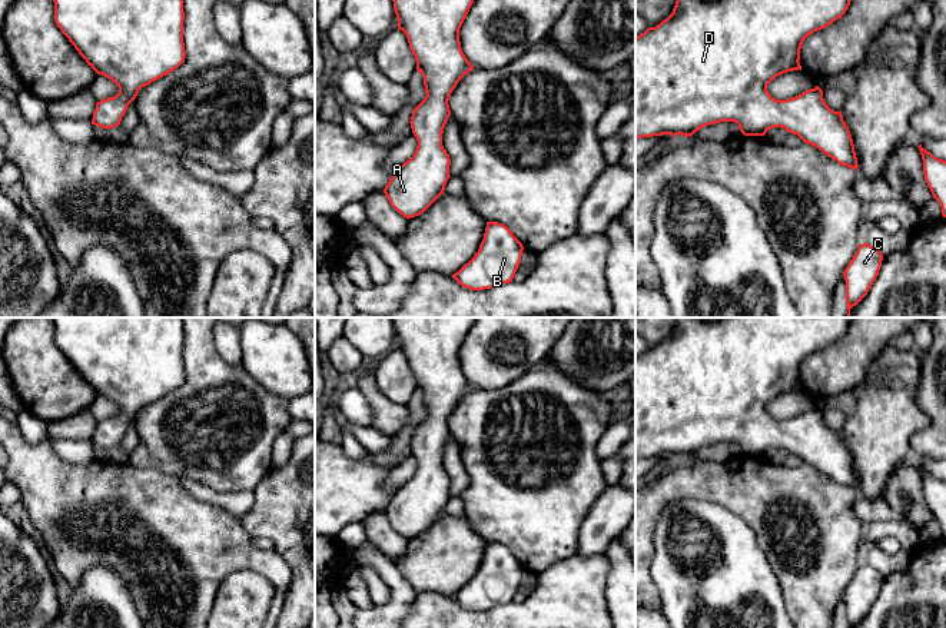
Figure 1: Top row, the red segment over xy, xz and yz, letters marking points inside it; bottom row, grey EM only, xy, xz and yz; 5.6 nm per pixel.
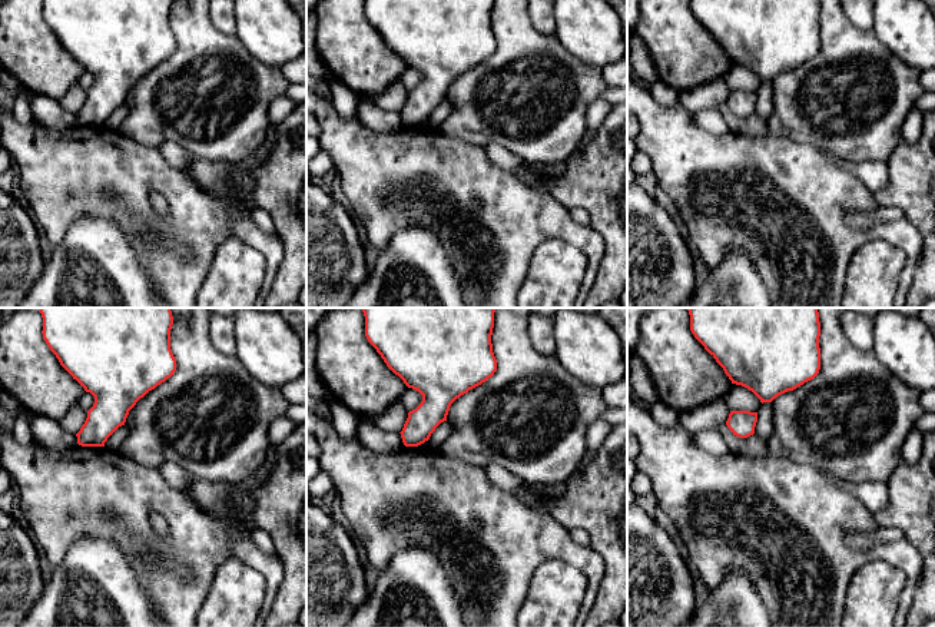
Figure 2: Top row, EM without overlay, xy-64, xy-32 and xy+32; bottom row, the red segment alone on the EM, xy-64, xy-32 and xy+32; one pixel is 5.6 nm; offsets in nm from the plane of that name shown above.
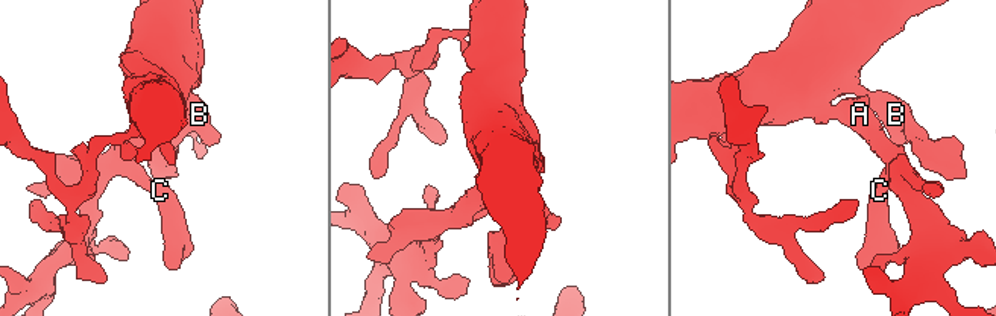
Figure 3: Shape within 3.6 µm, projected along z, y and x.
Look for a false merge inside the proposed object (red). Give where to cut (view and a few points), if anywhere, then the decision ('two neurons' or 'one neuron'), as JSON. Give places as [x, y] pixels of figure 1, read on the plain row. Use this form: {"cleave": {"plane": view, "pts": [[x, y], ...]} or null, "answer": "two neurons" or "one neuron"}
{"cleave": null, "answer": "one neuron"}

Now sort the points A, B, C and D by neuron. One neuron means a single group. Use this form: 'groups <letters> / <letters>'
groups A B C D

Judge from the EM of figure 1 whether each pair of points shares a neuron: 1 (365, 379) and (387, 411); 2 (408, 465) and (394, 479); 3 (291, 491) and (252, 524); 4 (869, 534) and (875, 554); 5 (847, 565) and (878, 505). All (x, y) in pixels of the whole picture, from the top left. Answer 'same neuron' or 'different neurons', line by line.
1: same neuron
2: same neuron
3: same neuron
4: different neurons
5: different neurons

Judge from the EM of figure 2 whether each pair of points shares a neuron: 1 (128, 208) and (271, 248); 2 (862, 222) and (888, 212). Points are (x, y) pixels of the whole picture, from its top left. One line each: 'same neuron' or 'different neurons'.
1: same neuron
2: same neuron

